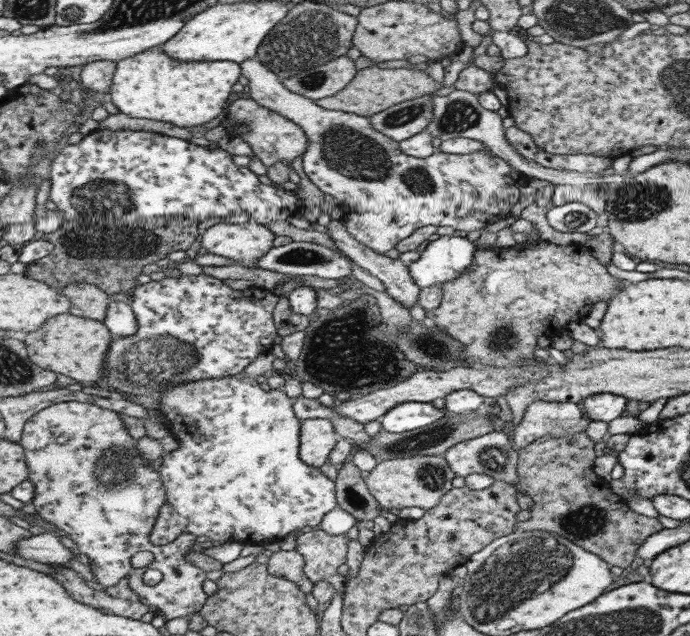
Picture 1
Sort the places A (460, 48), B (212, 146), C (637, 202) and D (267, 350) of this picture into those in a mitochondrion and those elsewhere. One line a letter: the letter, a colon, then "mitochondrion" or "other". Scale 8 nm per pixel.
A: other
B: other
C: mitochondrion
D: other

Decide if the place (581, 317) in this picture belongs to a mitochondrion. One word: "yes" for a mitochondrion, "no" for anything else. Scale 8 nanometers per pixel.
no

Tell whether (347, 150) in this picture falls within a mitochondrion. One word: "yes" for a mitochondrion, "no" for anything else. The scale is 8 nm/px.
yes

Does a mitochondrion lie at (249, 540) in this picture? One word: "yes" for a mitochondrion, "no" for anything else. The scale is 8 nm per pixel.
no

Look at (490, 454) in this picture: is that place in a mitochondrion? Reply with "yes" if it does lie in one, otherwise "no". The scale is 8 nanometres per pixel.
yes

